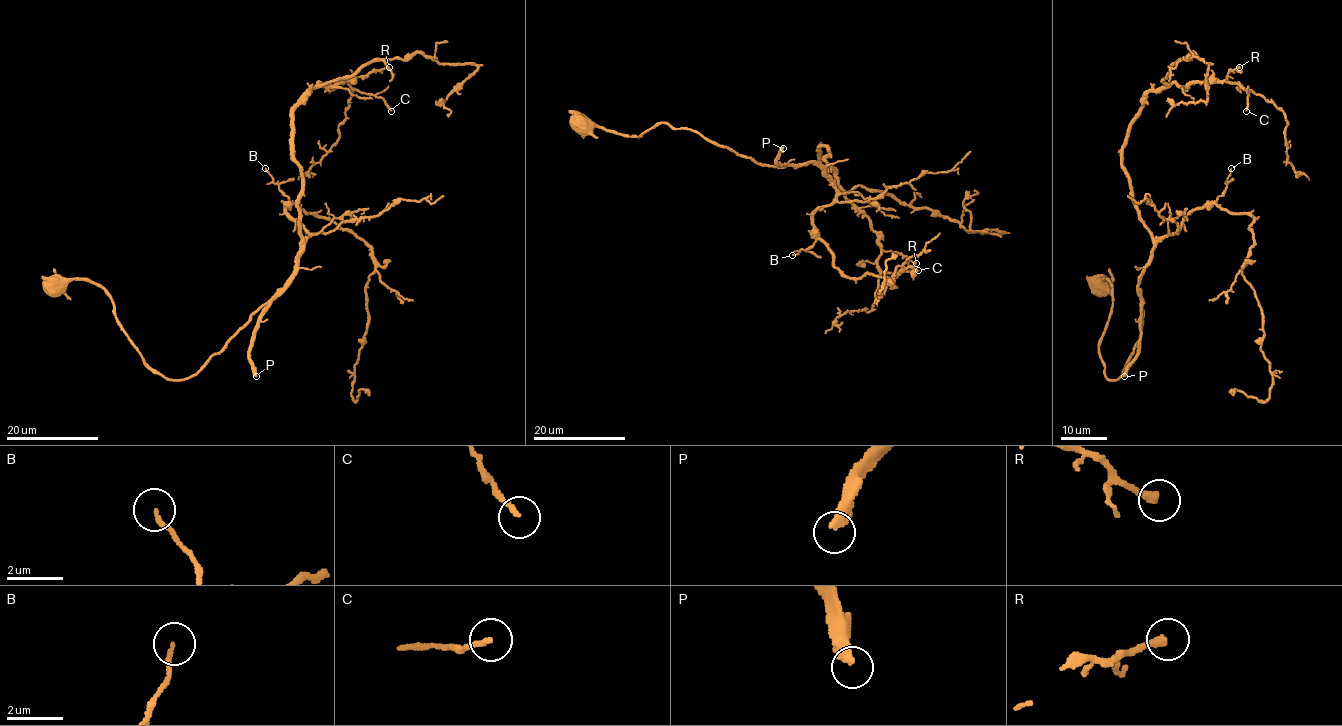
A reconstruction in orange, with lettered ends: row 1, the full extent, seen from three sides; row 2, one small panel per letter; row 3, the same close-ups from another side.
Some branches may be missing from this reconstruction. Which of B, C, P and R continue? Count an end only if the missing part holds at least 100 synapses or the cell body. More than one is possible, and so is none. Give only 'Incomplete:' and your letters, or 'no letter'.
Incomplete: P

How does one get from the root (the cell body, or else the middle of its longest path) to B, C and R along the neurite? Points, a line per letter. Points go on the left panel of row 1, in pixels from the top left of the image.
B: (56, 285), (98, 284), (150, 367), (170, 380), (195, 374), (284, 286), (309, 237), (265, 168)
C: (56, 285), (98, 284), (150, 367), (195, 374), (294, 270), (294, 107), (318, 83), (353, 80), (391, 111)
R: (56, 285), (98, 284), (150, 367), (170, 380), (195, 374), (294, 270), (294, 107), (318, 83), (389, 67)

